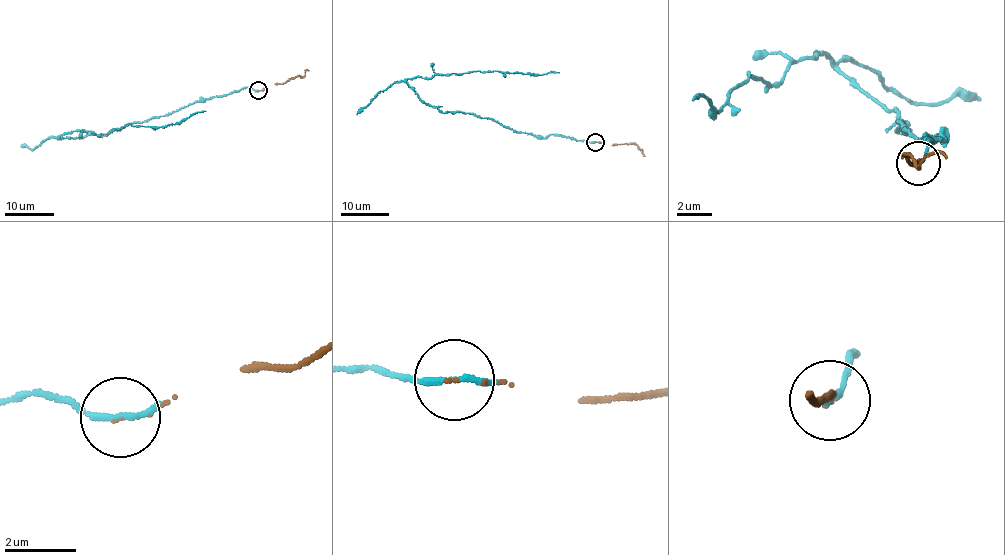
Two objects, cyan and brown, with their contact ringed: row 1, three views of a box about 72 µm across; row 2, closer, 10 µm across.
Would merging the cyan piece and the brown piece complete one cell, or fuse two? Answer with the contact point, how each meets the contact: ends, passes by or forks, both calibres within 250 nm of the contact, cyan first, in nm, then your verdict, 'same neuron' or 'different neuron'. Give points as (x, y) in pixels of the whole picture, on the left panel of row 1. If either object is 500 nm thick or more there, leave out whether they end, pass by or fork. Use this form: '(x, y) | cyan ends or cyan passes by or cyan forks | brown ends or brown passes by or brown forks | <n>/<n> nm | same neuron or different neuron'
(258, 90) | cyan ends | brown ends | 200/50 nm | same neuron

